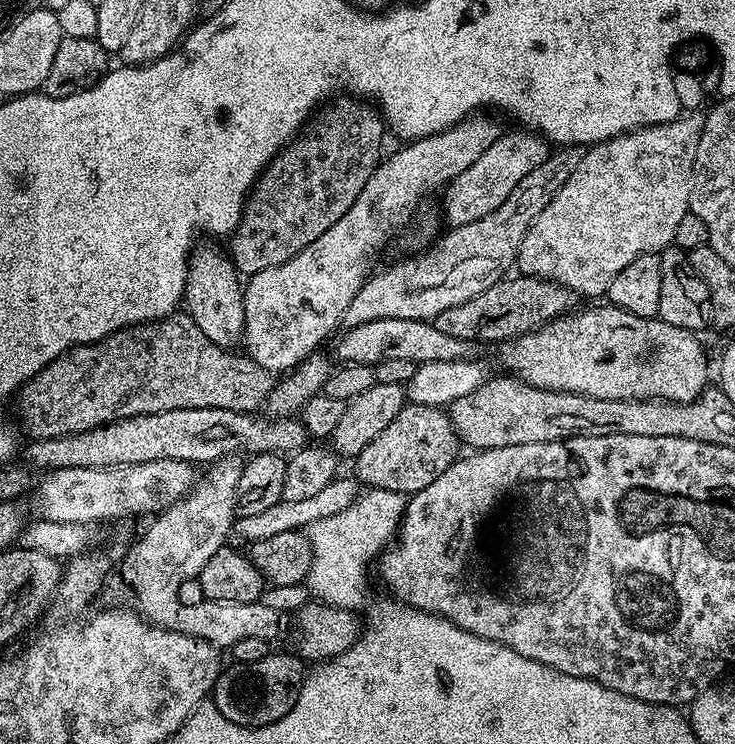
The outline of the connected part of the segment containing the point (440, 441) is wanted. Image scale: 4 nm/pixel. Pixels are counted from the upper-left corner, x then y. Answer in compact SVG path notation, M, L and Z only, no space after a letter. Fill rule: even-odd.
M405 403L404 409L354 458L355 479L368 488L381 488L411 494L426 490L442 470L449 468L461 455L462 441L443 407Z

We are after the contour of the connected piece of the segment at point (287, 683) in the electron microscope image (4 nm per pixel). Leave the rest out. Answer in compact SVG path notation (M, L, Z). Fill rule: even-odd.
M272 650L258 662L229 663L229 668L227 665L221 671L216 685L212 687L211 703L216 704L222 715L238 726L261 728L270 722L278 722L278 718L294 710L294 702L298 702L306 675L305 661L288 652Z

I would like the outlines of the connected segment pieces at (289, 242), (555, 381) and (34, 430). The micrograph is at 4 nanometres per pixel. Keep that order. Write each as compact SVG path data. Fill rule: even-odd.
M356 103L360 104L336 104L329 112L321 111L311 121L307 131L297 135L291 143L281 148L280 153L261 172L255 188L244 201L240 225L230 237L230 257L241 277L253 276L262 270L268 270L270 266L278 266L294 258L294 254L310 246L310 242L324 236L326 230L330 230L350 210L358 194L362 193L367 179L374 174L382 160L380 143L384 140L386 124L377 109L375 112L364 105L367 103Z
M615 306L607 307L573 311L541 324L535 332L515 337L507 345L508 360L516 366L519 379L536 388L577 392L579 396L592 396L595 400L699 400L710 381L708 360L704 357L703 346L696 341L699 340L697 333L682 326L670 326L670 322L659 318L635 316Z
M173 314L164 317L159 322L149 322L146 324L133 324L130 328L119 328L116 332L111 332L106 338L102 338L97 344L79 344L77 348L71 348L69 352L63 352L58 358L50 361L43 370L34 374L21 386L19 392L14 397L16 404L16 416L20 419L20 424L24 427L24 432L32 440L45 440L46 438L58 438L59 436L77 436L79 432L94 430L103 424L109 424L115 420L125 420L131 416L141 416L142 414L158 414L166 410L194 410L195 408L225 408L235 412L246 412L256 414L268 403L268 396L277 384L277 377L268 368L261 368L255 360L243 358L239 360L229 349L220 348L214 342L206 338L206 335L198 328L194 318L188 314Z

